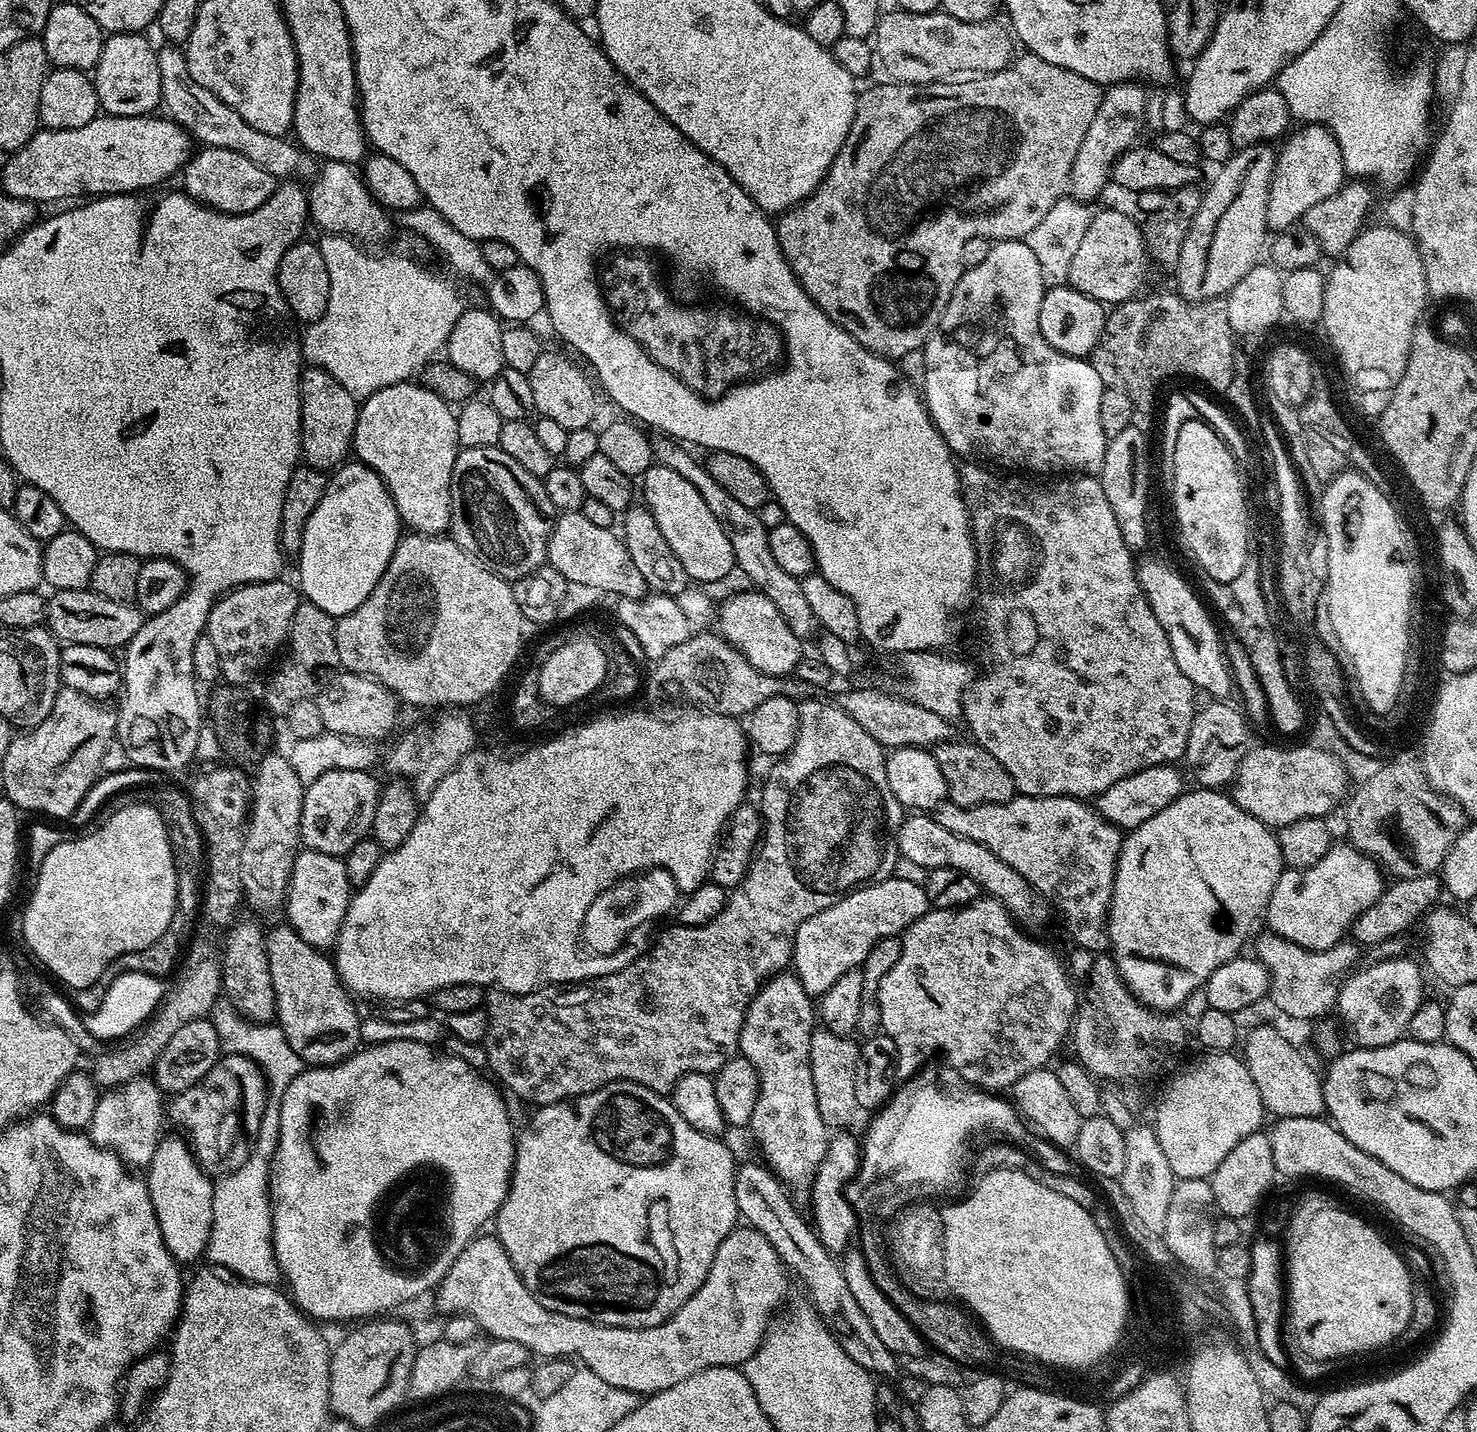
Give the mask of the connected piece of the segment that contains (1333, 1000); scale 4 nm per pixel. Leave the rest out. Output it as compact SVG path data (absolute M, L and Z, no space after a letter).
M1268 930L1265 933L1265 936L1255 937L1257 940L1254 956L1262 962L1262 966L1268 972L1267 999L1272 1000L1278 1011L1285 1012L1296 1020L1315 1022L1327 1017L1331 1013L1328 1011L1331 1008L1333 1011L1338 1004L1337 981L1347 977L1361 963L1361 945L1345 938L1338 941L1330 950L1311 952L1282 938L1274 931Z

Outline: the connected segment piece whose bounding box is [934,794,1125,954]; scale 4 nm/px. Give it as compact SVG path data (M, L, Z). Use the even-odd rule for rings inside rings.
M1015 795L1010 802L983 804L982 806L958 806L945 802L935 809L938 826L946 826L950 834L970 838L986 850L990 850L1006 866L1018 870L1026 882L1044 897L1053 909L1060 911L1077 949L1089 954L1104 954L1109 951L1108 907L1112 901L1116 863L1120 857L1120 847L1124 845L1125 833L1116 828L1091 803L1078 800L1074 796L1022 796Z

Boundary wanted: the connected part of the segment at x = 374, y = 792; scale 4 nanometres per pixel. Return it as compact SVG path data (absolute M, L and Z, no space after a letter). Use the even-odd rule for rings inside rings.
M330 770L322 774L313 784L307 785L302 802L302 818L300 819L300 843L309 852L321 852L331 856L343 856L354 850L354 842L365 839L372 831L374 810L378 810L378 798L382 787L381 781L372 777L368 770Z

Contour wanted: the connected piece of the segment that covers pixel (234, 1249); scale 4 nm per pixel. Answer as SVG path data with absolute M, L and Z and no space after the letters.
M272 1102L264 1112L250 1158L246 1158L238 1170L219 1177L214 1184L214 1222L208 1239L207 1259L212 1259L209 1261L215 1267L252 1284L275 1285L281 1279L272 1245L272 1198L268 1190L279 1134L280 1105Z

